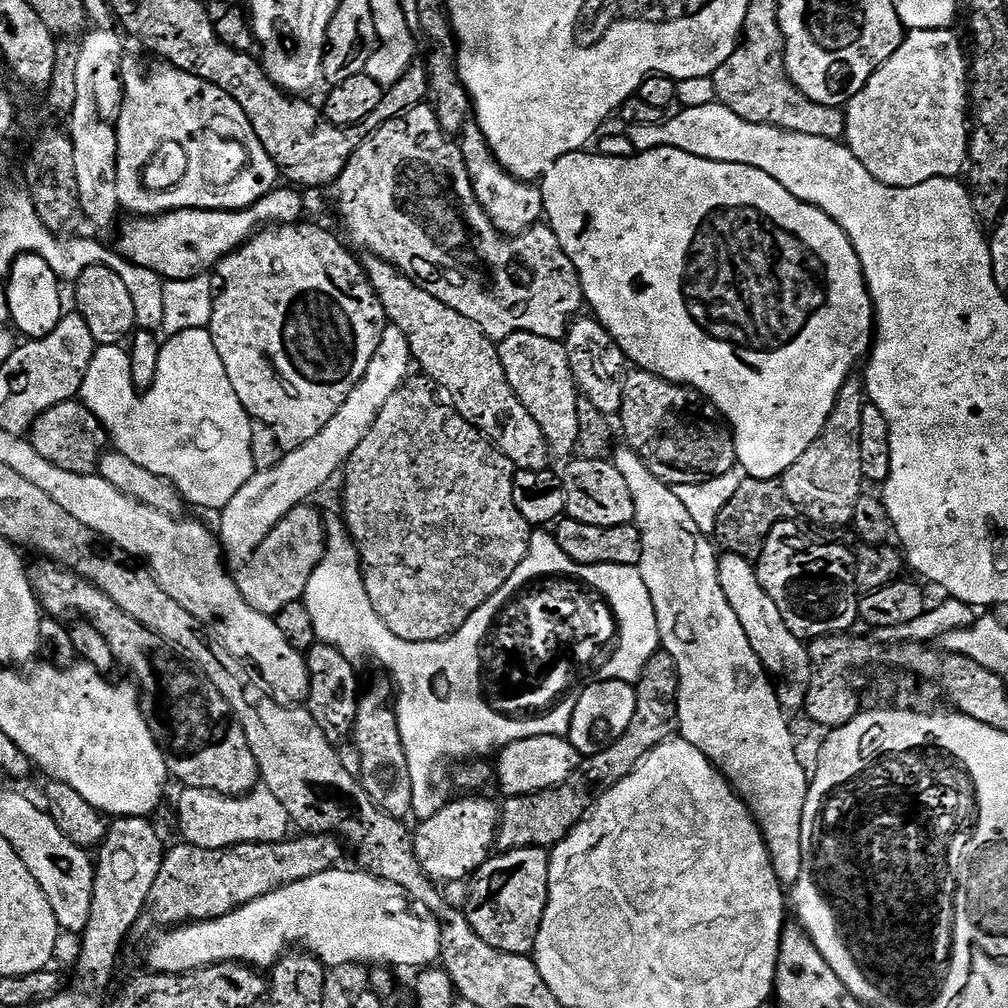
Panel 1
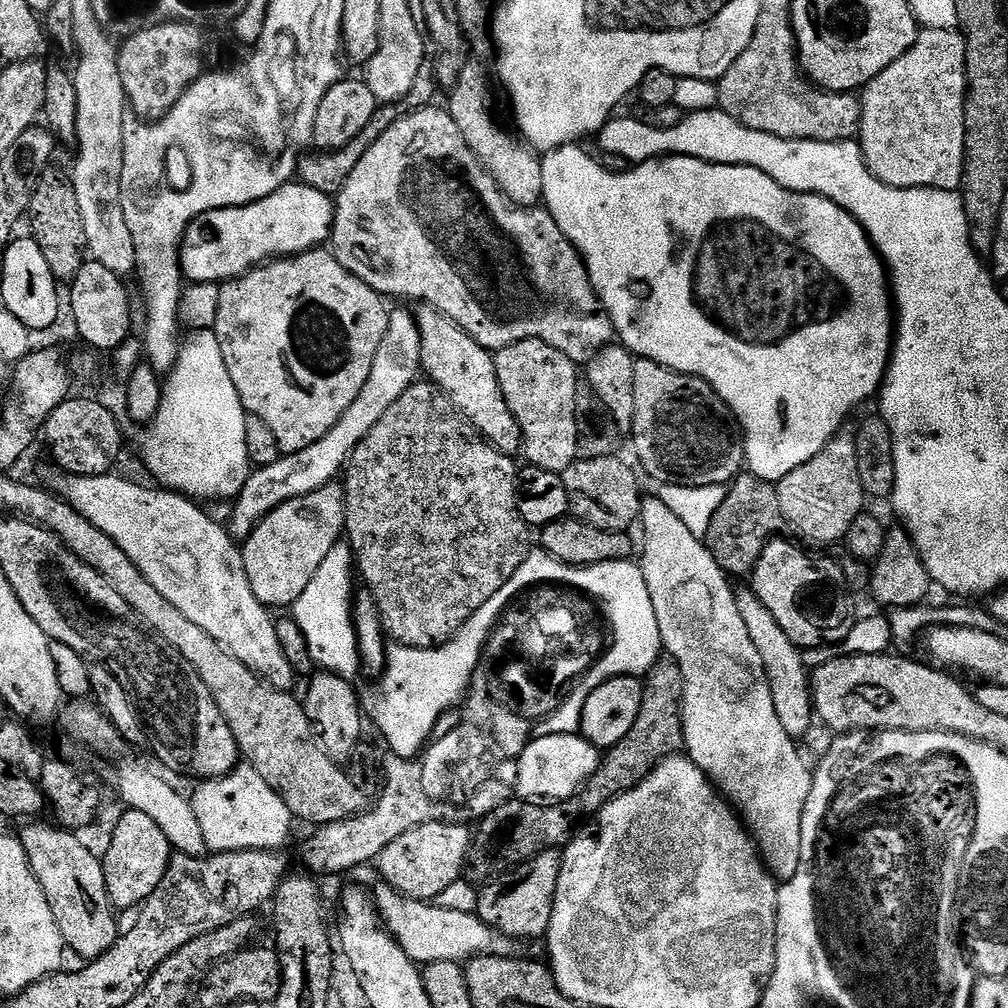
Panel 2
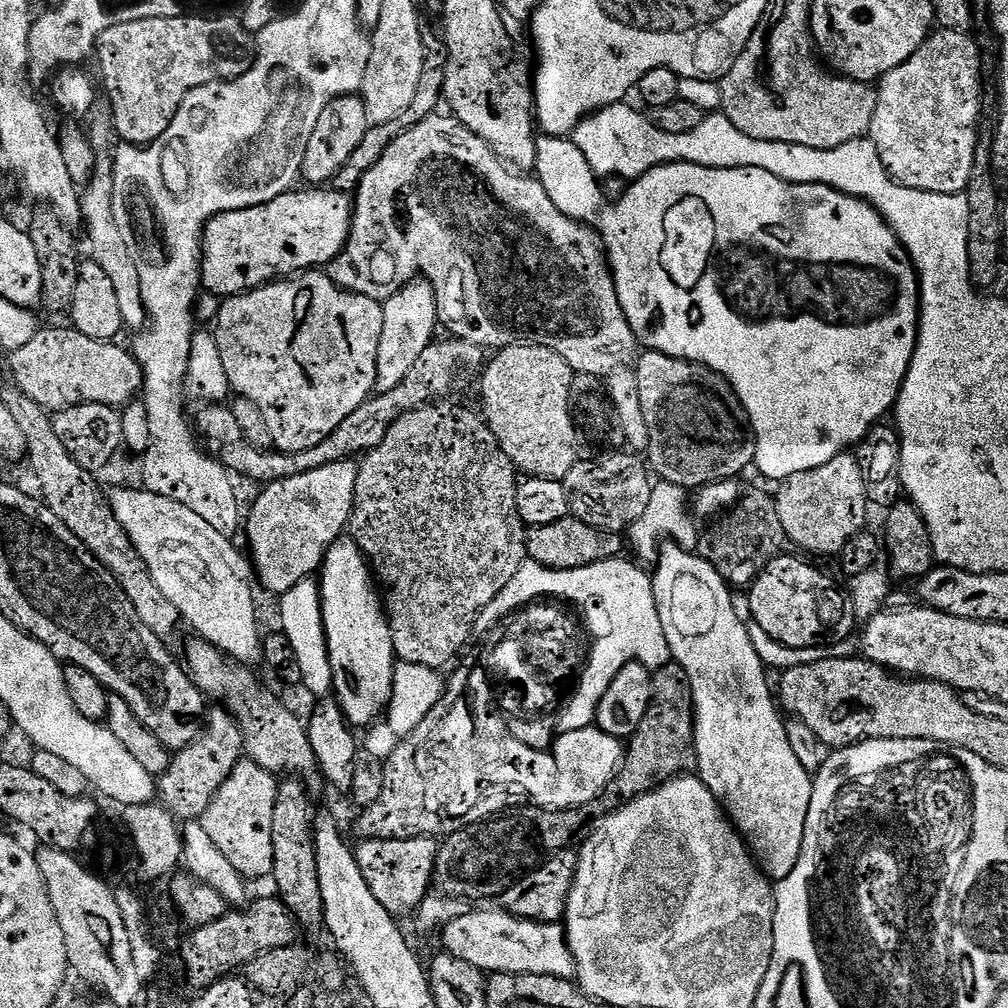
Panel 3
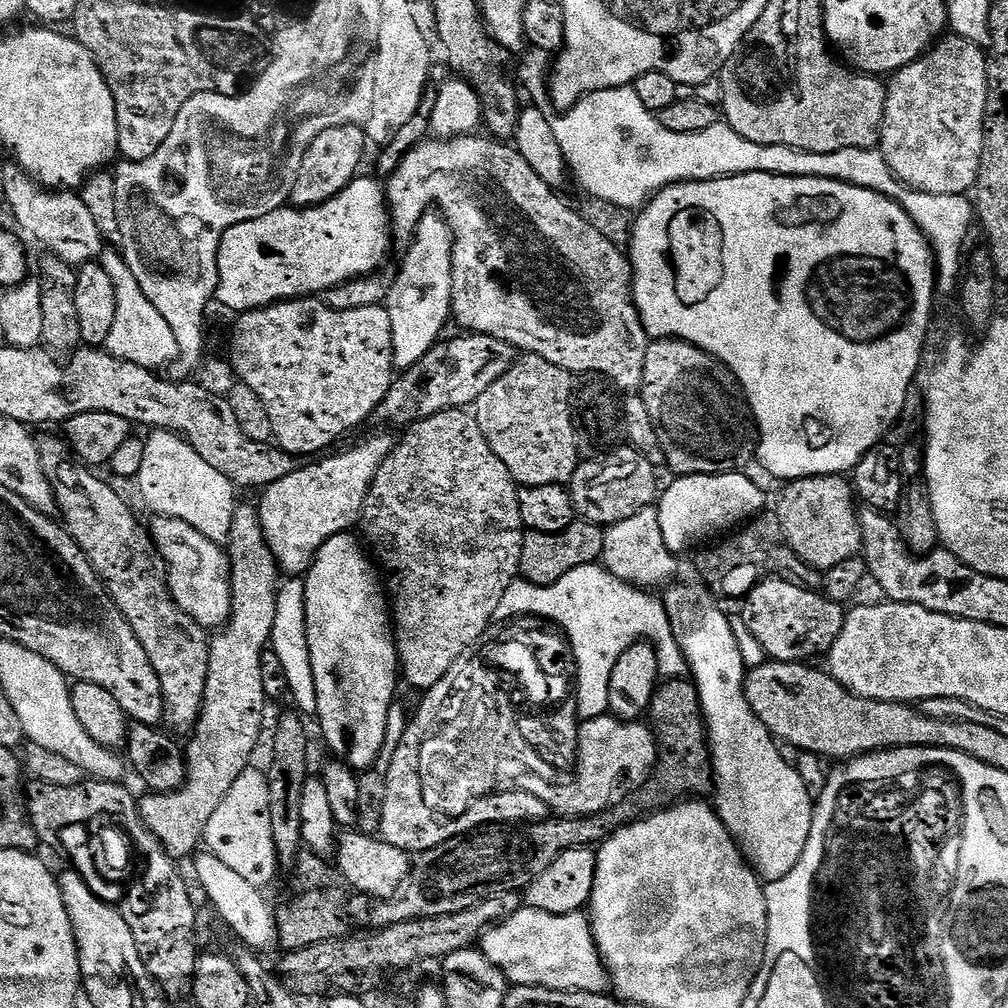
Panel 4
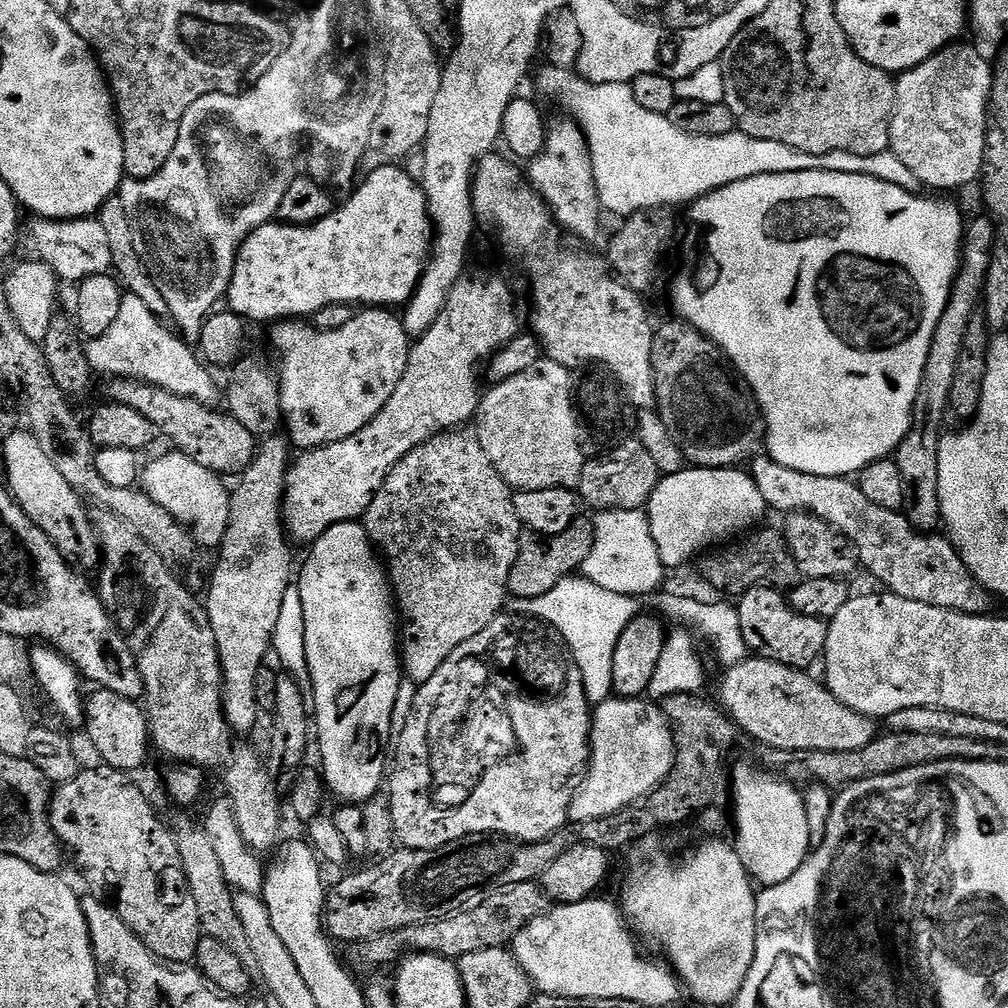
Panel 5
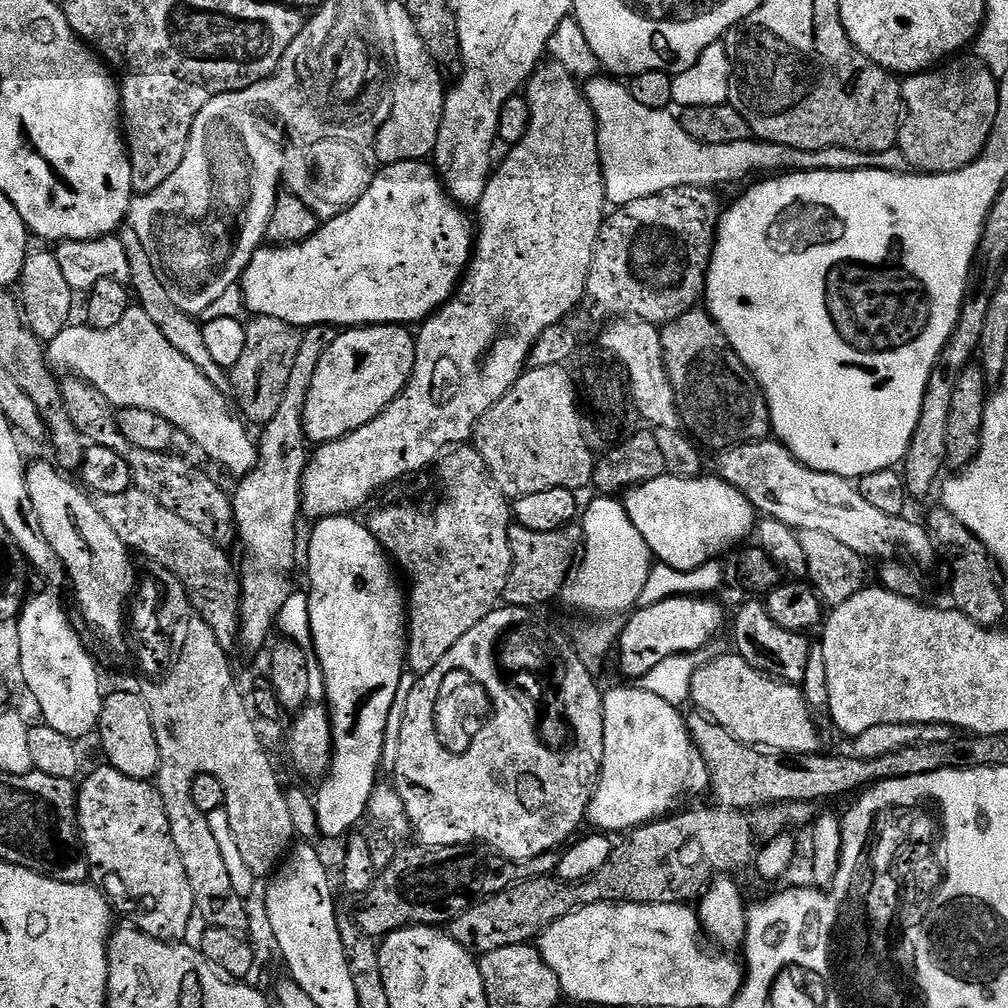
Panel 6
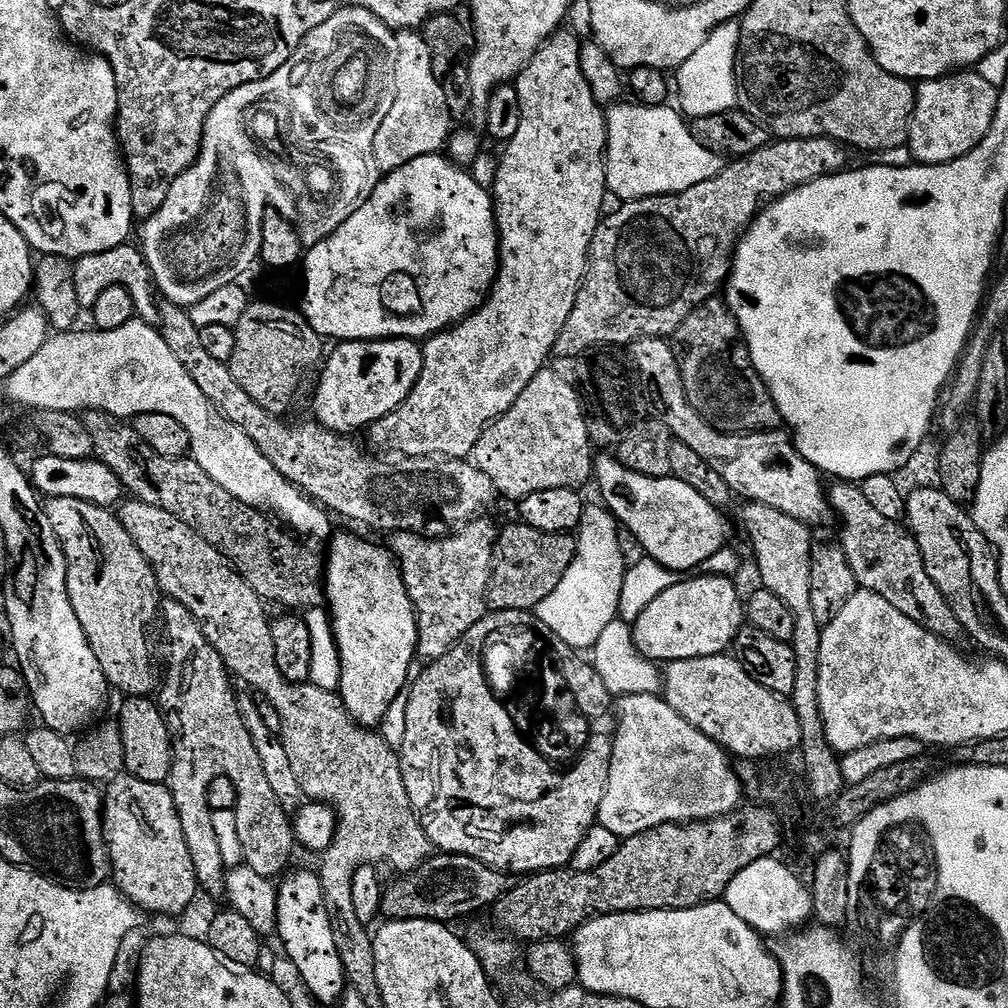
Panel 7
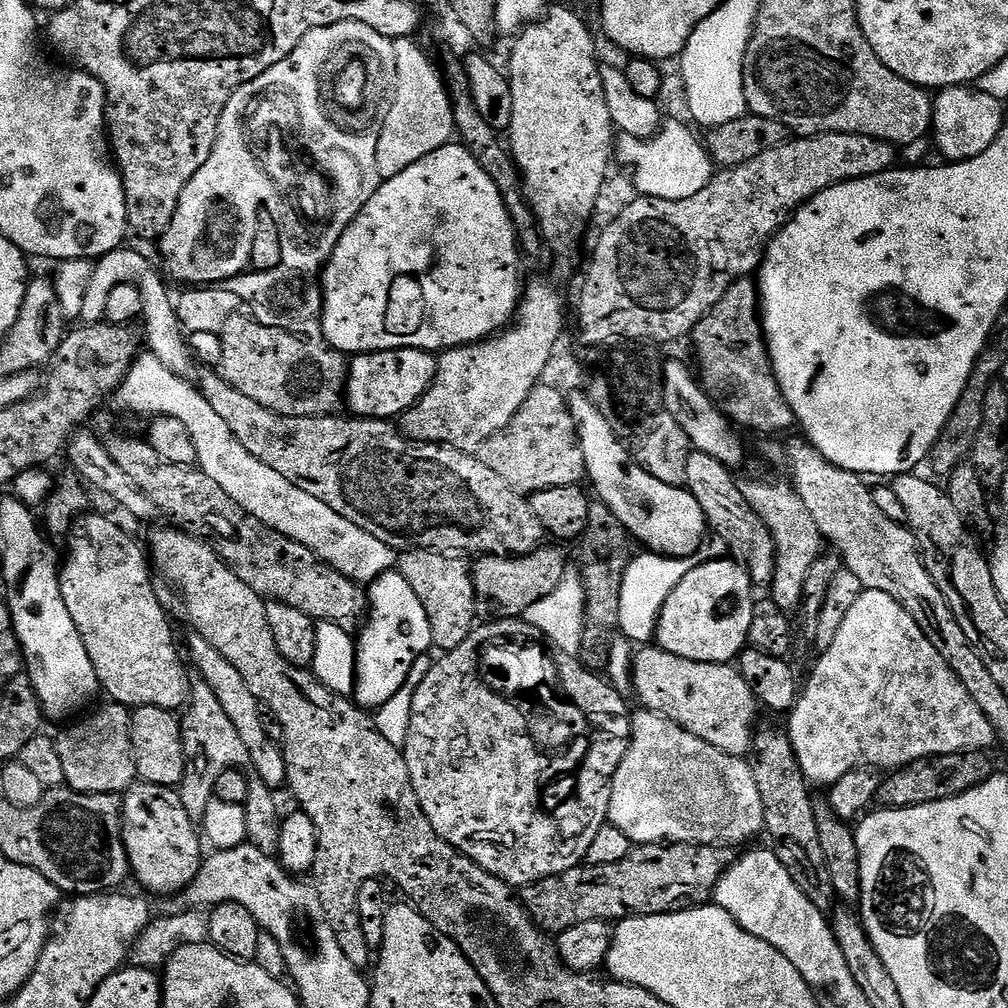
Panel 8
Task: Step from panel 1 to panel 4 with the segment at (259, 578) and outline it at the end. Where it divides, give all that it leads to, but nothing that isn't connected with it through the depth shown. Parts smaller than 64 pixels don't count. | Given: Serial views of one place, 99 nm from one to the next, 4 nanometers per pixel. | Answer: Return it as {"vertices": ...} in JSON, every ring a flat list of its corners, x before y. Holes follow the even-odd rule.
{"vertices":[[372,436,337,456,325,455,323,458,313,459,290,473,286,478,274,482,269,488,263,489,261,500,258,500,262,530,266,534,266,542,276,559,276,565,281,573,288,578,300,578,307,573,316,561,318,550,330,538,339,532,348,532,359,525,360,517,364,511,364,503,372,485,372,479,378,474,382,462,391,454,394,447,393,437]]}

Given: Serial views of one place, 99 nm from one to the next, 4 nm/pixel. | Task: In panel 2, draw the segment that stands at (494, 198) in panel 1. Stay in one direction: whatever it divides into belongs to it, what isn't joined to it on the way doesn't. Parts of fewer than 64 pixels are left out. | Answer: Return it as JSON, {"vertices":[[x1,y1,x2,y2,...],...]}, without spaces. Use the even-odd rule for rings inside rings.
{"vertices":[[470,58,462,70,462,78,458,78,456,87,449,96,452,97,449,98,448,104,446,103,446,110,454,118,454,122,458,122,458,130,462,130,462,138,466,138,466,146,474,150,474,154,482,162,485,170,492,175,494,182,502,190,502,194,520,208,537,207,544,198,541,157,529,148,527,143,522,142,515,131,507,132,500,125,500,120,496,117,496,96,492,93,492,80,488,77,487,62]]}

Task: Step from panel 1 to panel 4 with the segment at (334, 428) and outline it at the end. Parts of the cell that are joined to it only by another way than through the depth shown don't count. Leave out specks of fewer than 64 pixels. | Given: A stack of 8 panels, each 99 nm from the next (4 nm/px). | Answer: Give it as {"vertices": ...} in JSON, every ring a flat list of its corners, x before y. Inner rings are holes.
{"vertices":[[429,210,416,227,416,235,407,245,408,253,404,256,404,265,391,281,386,307,390,314,392,331,392,362,397,369,407,370,423,358,441,339,444,327,452,316,452,227,439,211]]}

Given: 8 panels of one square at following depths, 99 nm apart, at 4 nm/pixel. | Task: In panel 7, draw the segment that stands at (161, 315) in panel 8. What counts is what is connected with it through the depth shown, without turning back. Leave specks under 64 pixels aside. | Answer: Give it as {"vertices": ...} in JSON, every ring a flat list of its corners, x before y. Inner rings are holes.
{"vertices":[[126,243,114,250,106,250,102,254,79,257,75,261,72,273,74,274,78,304,82,310,91,310,102,291,110,289,114,285,122,285,130,290,131,297,134,298,137,306,139,319,153,326,159,323,160,308,156,299,152,272,148,269,143,251,139,247]]}

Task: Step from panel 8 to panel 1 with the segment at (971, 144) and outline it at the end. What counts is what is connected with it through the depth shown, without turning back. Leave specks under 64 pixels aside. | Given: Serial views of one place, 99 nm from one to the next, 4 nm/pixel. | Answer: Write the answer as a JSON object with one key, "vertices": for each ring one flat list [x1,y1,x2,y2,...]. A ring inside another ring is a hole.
{"vertices":[[952,28,909,31,898,50,882,62,870,82,846,106,843,139,854,158,886,186,909,188,930,182,930,178,950,180,965,171,970,135,970,60,954,33]]}

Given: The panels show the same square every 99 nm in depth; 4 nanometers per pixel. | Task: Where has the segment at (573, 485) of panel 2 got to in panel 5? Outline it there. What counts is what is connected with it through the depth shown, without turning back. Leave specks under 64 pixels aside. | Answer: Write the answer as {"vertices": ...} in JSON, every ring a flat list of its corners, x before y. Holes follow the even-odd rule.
{"vertices":[[629,438,623,444,617,444,615,448,600,455,604,456,597,460,589,459,585,463,578,485,579,499,587,507,589,504,600,512,643,509,662,479,662,474,658,466,654,466,654,458,650,458,646,446,642,446,639,439]]}

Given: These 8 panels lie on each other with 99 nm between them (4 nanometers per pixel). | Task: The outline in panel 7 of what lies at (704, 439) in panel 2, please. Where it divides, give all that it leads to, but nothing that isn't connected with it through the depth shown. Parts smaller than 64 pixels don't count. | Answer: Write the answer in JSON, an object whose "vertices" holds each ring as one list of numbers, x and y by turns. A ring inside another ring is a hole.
{"vertices":[[713,298,702,302,678,326,670,343,678,370,682,374,682,386,690,406,710,422,719,432,774,432,781,427,780,411,758,374,750,358,748,343,740,332,734,314,723,299]]}

